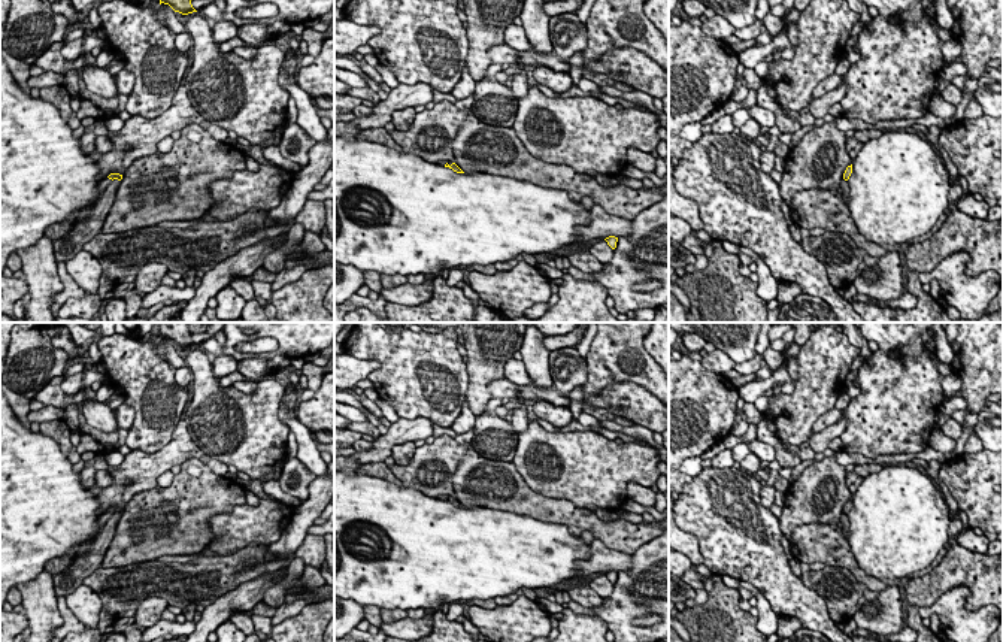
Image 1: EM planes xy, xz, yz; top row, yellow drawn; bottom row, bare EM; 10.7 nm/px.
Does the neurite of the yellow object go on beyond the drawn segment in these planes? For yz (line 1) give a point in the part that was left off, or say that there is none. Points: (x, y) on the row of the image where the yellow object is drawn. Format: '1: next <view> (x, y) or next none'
1: next yz (844, 184)

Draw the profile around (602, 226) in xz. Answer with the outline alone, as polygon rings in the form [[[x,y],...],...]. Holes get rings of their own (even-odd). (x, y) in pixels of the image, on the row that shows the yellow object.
[[[599,205],[590,209],[591,222],[588,225],[576,225],[576,243],[591,239],[606,239],[609,236],[624,237],[631,233],[631,221],[609,215]]]

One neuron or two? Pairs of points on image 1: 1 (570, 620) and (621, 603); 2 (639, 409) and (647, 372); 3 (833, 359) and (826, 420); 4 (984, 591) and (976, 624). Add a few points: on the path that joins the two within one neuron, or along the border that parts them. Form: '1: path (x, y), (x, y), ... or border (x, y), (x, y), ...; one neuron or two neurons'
1: border (596, 614), (608, 626); two neurons
2: border (609, 384), (636, 382), (652, 394); two neurons
3: border (835, 408), (824, 412), (815, 421), (811, 433); two neurons
4: border (951, 587), (969, 590), (969, 609), (987, 605); two neurons

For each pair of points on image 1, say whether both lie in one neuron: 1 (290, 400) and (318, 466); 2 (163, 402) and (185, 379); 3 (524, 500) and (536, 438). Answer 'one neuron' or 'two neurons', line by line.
1: one neuron
2: two neurons
3: two neurons

